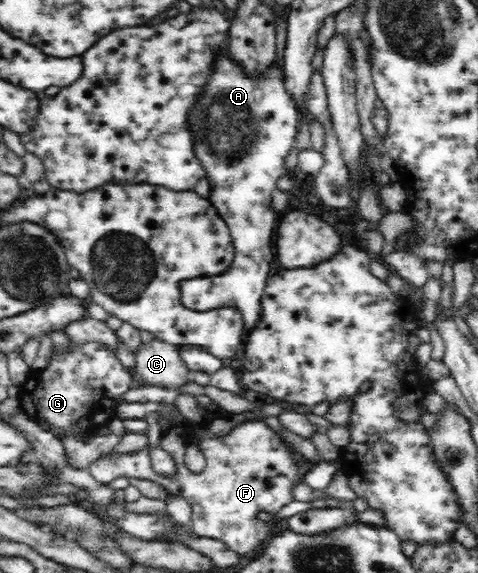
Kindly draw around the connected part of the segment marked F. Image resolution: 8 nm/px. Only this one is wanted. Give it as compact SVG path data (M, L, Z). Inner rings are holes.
M204 410L200 423L173 423L167 432L162 431L161 447L176 464L174 475L170 477L157 473L146 454L125 459L110 453L106 458L96 461L89 472L96 482L104 485L118 477L135 477L154 482L164 488L169 496L179 496L190 503L191 530L196 535L221 541L241 555L256 552L273 530L283 527L280 520L264 523L257 515L260 511L275 514L294 500L292 489L297 485L298 468L301 467L299 457L292 445L286 444L277 432L258 419L240 421L224 435L204 435L214 419L216 415ZM190 445L199 447L206 458L206 468L200 474L190 472L185 465L185 452Z

